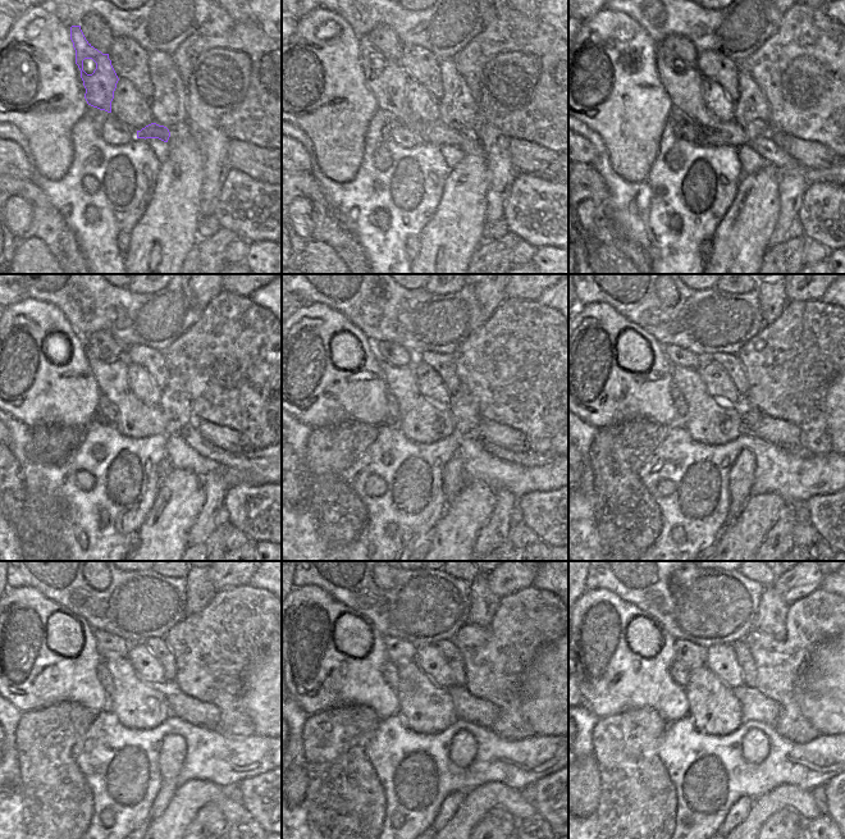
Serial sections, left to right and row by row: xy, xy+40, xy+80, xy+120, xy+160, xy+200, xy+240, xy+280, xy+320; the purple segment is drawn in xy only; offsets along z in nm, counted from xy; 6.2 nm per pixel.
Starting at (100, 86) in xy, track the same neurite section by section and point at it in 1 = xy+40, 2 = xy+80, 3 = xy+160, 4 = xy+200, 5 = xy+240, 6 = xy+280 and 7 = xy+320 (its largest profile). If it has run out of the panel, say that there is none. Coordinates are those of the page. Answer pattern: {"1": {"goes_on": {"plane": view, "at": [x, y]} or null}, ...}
{"1": {"goes_on": {"plane": "xy+40", "at": [388, 85]}}, "2": {"goes_on": {"plane": "xy+80", "at": [683, 87]}}, "3": {"goes_on": {"plane": "xy+160", "at": [421, 422]}}, "4": {"goes_on": {"plane": "xy+200", "at": [711, 422]}}, "5": {"goes_on": {"plane": "xy+240", "at": [136, 706]}}, "6": {"goes_on": {"plane": "xy+280", "at": [426, 708]}}, "7": {"goes_on": {"plane": "xy+320", "at": [712, 707]}}}

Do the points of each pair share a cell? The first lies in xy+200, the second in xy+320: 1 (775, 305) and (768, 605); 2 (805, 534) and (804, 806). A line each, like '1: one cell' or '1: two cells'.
1: one cell
2: one cell

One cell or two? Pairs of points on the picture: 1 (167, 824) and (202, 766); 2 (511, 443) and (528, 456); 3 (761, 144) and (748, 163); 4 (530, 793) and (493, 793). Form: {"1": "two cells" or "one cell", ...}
{"1": "two cells", "2": "two cells", "3": "two cells", "4": "two cells"}

